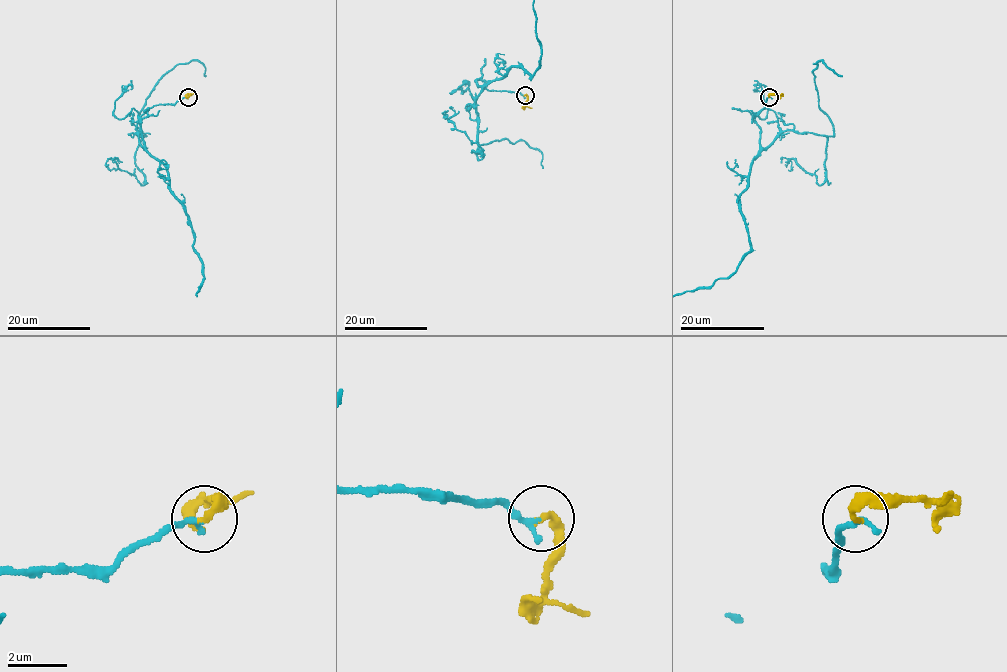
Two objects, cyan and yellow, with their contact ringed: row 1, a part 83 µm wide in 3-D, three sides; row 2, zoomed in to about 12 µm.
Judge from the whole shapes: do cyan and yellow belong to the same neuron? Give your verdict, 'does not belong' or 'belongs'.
belongs

